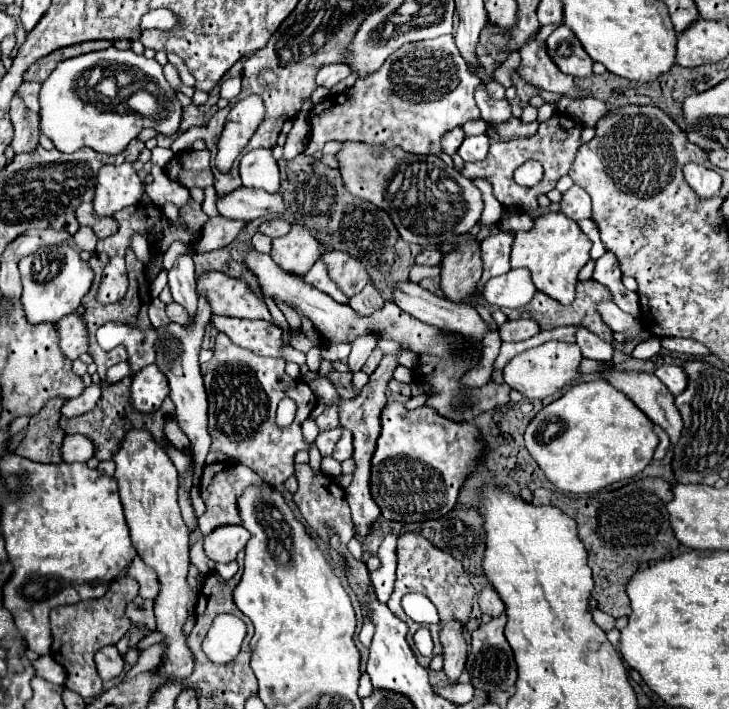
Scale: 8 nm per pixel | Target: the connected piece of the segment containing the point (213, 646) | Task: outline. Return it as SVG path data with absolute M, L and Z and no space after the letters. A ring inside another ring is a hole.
M217 615L203 641L203 653L211 663L225 665L237 657L245 633L245 623L239 617Z

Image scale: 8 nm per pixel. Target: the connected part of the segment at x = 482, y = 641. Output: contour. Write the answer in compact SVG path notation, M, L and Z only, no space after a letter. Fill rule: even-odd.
M501 615L471 633L471 647L469 647L469 655L467 655L467 673L471 677L471 685L485 693L505 691L505 689L513 687L517 681L517 667L515 667L513 651L503 635L505 621L507 621L505 615Z

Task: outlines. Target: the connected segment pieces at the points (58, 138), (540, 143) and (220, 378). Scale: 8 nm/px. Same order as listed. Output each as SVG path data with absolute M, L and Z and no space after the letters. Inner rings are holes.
M111 46L100 51L79 55L79 57L65 59L65 61L57 63L53 73L41 85L41 93L39 93L41 133L45 133L59 151L73 153L73 151L77 151L81 147L91 147L91 149L95 149L99 153L117 155L117 151L123 151L129 145L129 141L135 139L139 135L139 131L145 129L145 127L153 127L163 135L171 135L171 133L177 131L179 119L181 119L181 111L179 111L181 105L177 103L177 99L171 99L171 109L167 118L151 119L151 117L135 117L134 113L119 114L115 111L99 111L91 103L85 103L75 95L75 91L73 91L75 81L83 75L85 69L91 69L91 67L95 67L99 63L101 65L105 65L105 63L112 65L114 62L140 71L144 76L155 80L159 88L164 88L164 91L168 93L168 97L176 96L176 92L172 90L165 79L163 67L155 59L147 59L143 55L138 56L131 49L123 51ZM167 123L171 125L171 129L169 129Z
M555 113L549 121L539 123L539 129L533 137L517 137L517 139L509 139L509 141L501 141L501 137L497 135L497 129L493 125L487 127L487 135L491 139L491 147L489 147L489 155L481 161L481 163L465 163L465 167L461 169L461 175L465 175L467 179L473 177L485 177L493 183L493 191L495 197L503 203L503 207L515 205L515 203L523 203L523 207L527 211L537 207L537 195L539 193L549 193L551 189L555 189L555 183L561 175L567 175L571 161L575 157L575 151L579 149L579 135L581 135L581 125L575 123L569 115L563 113ZM525 161L539 161L545 169L541 183L537 183L535 187L523 187L517 185L513 179L513 171L523 165Z
M225 333L217 335L215 349L213 349L213 359L209 363L201 365L201 373L205 379L205 389L207 389L207 399L209 399L209 435L213 439L211 451L219 451L231 457L237 457L239 463L247 465L253 469L261 479L265 479L271 485L281 485L287 477L293 475L293 457L301 449L309 449L309 445L303 441L301 435L301 423L311 415L313 407L317 405L317 399L309 385L301 379L291 379L285 373L285 359L283 357L259 357L253 355L251 351L245 351L237 345L233 345ZM283 397L291 397L297 403L297 415L295 421L287 429L279 429L275 425L275 409L277 403Z

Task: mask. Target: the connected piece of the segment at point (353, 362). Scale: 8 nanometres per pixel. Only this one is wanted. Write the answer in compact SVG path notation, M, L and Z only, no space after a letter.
M363 335L363 337L359 337L359 339L353 341L353 345L351 345L351 355L349 355L349 359L347 359L347 365L349 365L351 373L361 371L365 359L371 355L371 351L373 351L375 345L377 345L377 341L379 341L379 339L377 339L375 335Z

